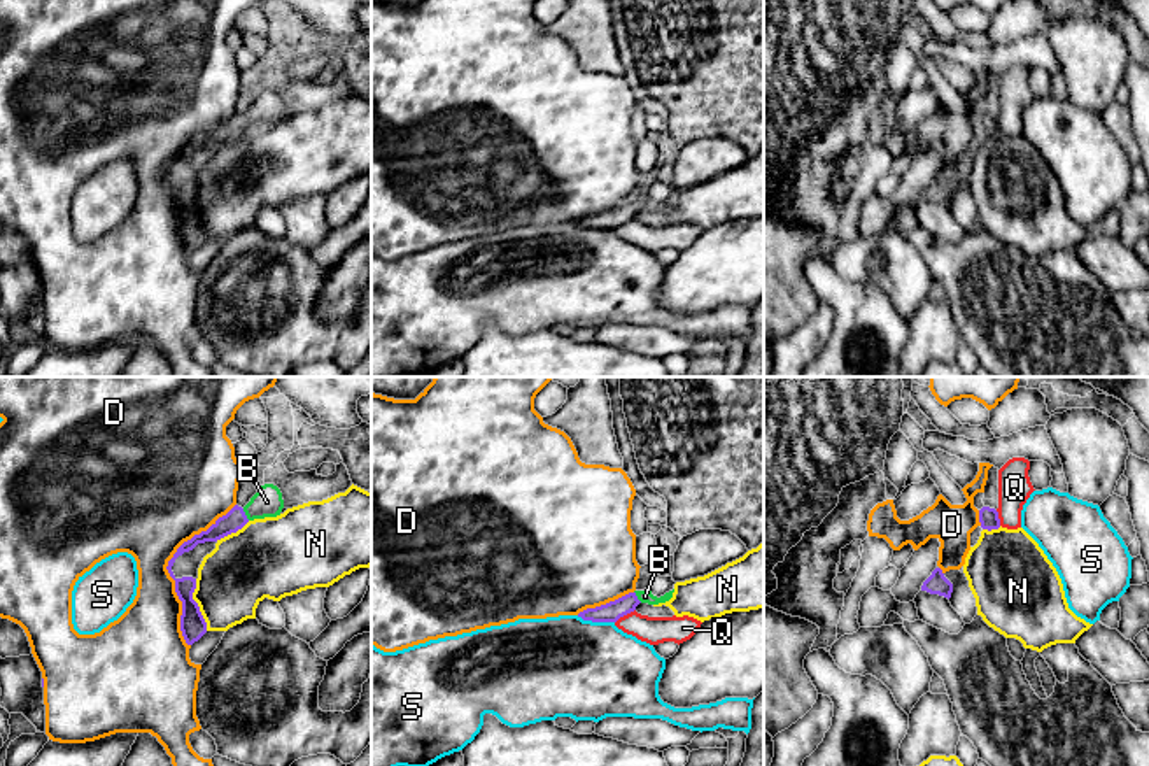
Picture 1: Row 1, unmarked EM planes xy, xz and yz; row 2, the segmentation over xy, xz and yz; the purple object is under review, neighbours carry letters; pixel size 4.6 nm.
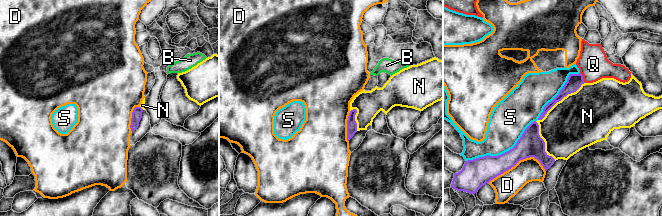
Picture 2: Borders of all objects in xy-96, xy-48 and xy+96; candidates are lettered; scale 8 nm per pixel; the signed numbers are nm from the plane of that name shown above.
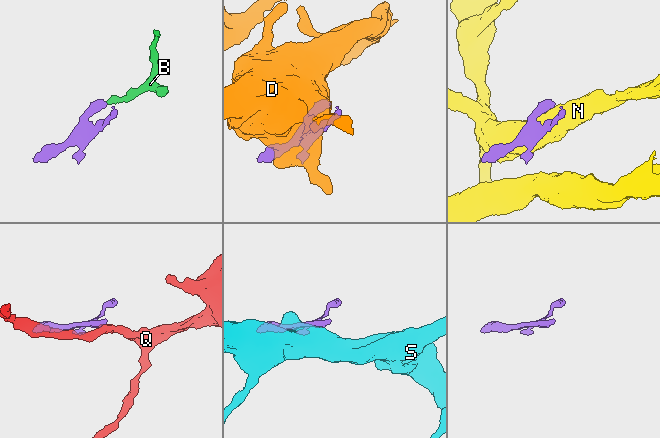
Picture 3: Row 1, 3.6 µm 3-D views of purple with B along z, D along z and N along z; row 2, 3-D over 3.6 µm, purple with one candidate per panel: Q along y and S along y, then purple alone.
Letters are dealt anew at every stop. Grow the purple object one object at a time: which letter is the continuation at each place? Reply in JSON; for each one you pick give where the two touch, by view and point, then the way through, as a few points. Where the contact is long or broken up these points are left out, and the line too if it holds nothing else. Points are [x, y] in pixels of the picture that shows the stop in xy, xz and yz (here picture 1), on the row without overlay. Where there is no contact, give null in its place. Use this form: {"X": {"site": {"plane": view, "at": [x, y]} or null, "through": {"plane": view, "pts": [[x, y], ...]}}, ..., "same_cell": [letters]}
{"B": {"site": {"plane": "xy", "at": [244, 121]}, "through": {"plane": "xy", "pts": [[235, 127], [244, 121], [267, 109]]}}, "same_cell": ["B"]}

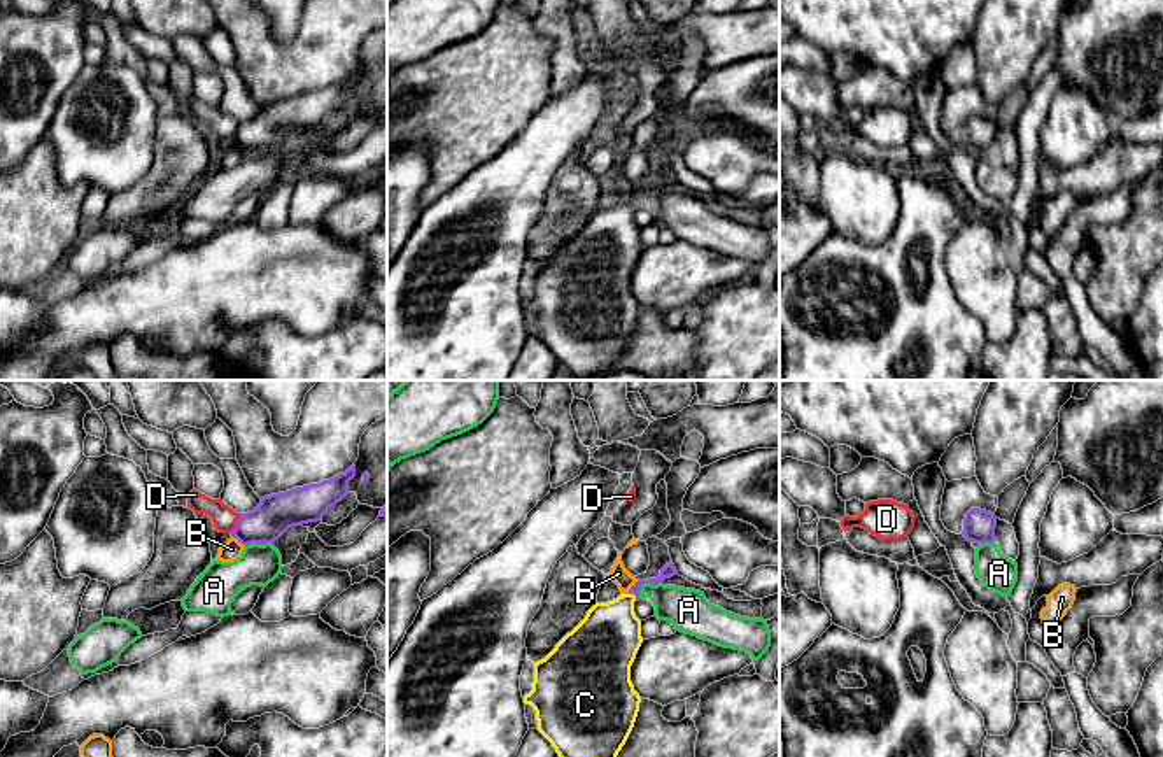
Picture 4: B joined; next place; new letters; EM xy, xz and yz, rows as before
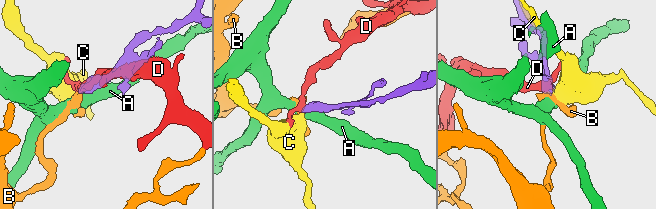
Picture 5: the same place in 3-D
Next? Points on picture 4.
{"C": {"site": {"plane": "xz", "at": [633, 200]}, "through": {"plane": "xz", "pts": [[668, 177], [633, 200], [606, 247]]}}, "same_cell": ["C"]}

